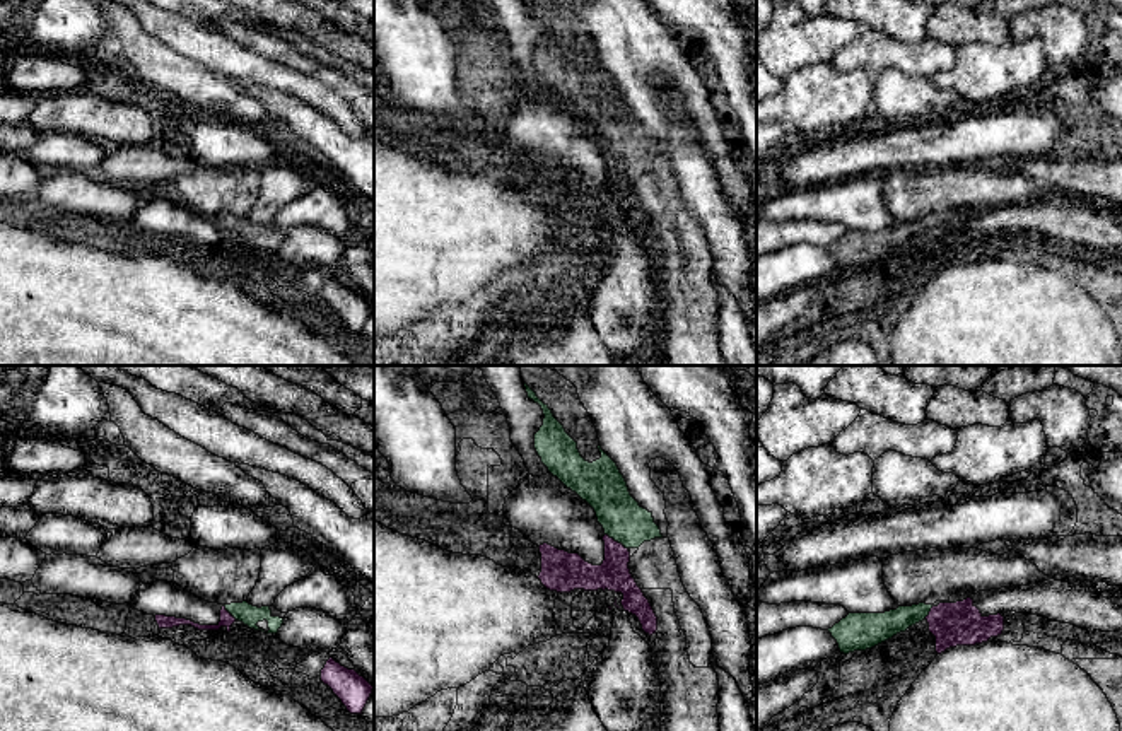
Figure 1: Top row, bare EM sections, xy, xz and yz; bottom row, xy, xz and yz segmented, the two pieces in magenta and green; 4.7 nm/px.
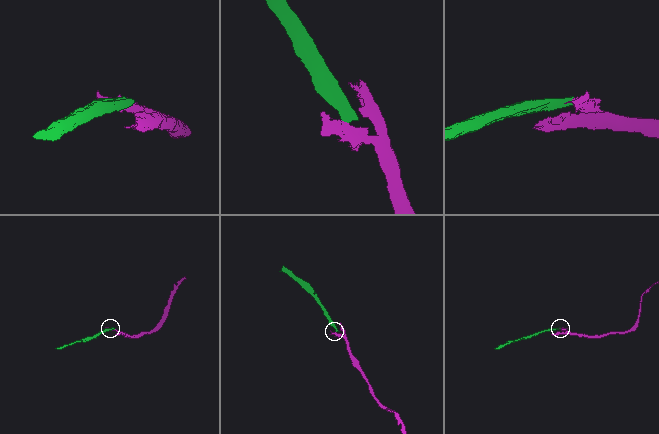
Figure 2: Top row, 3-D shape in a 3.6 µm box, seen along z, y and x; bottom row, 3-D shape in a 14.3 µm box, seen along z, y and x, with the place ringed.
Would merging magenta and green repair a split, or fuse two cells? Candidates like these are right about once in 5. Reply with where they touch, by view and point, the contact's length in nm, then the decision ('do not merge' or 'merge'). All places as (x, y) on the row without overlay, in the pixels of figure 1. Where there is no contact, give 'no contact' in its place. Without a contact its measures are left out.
contact xz (617, 159); length 130 nm; do not merge

